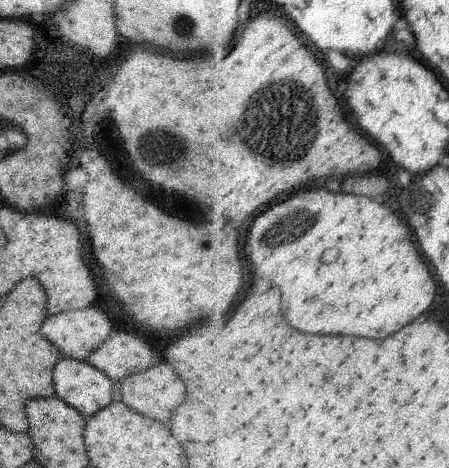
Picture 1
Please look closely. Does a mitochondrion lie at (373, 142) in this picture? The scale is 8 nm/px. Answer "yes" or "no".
no

